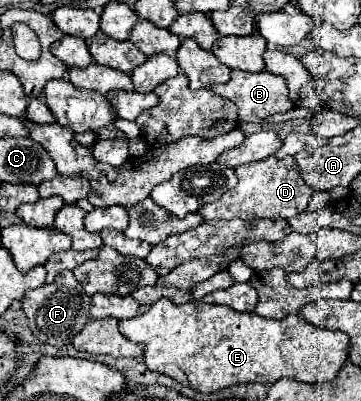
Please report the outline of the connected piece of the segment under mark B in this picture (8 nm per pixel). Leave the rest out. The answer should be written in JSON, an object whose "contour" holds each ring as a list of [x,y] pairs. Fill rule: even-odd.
{"contour":[[[231,70],[231,80],[225,84],[215,84],[211,88],[215,94],[221,94],[237,104],[239,108],[239,120],[241,122],[263,122],[267,116],[277,112],[287,112],[293,108],[287,92],[287,84],[281,76],[275,76],[271,72],[243,72],[243,70]]]}

